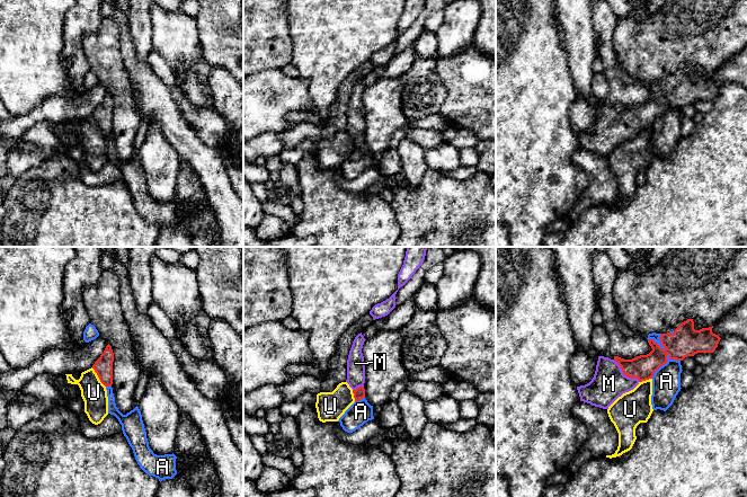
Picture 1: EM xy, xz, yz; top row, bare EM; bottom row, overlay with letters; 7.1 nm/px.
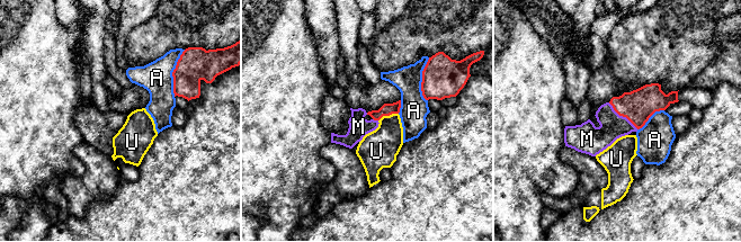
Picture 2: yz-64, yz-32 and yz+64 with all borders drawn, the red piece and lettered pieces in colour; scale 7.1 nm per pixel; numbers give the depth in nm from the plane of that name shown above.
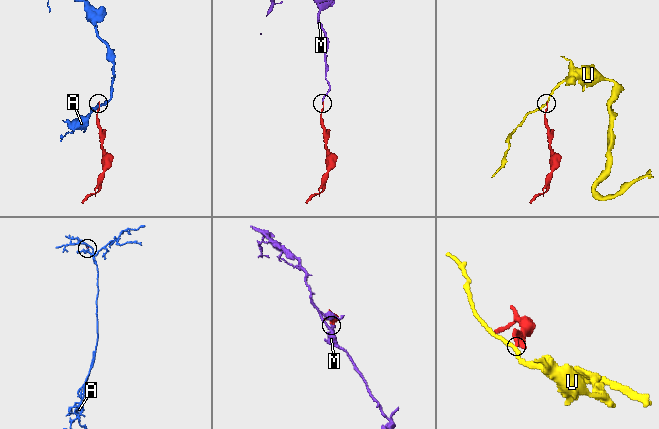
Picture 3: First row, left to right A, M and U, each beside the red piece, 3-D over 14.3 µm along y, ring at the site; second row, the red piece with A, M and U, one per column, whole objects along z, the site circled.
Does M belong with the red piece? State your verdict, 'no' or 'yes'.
yes

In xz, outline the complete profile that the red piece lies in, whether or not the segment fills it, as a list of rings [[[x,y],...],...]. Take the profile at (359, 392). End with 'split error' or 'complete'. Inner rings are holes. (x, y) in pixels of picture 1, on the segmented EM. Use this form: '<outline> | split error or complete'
[[[358,334],[352,345],[347,360],[347,380],[346,382],[353,389],[355,402],[365,398],[365,362],[362,353],[365,338]]] | split error

